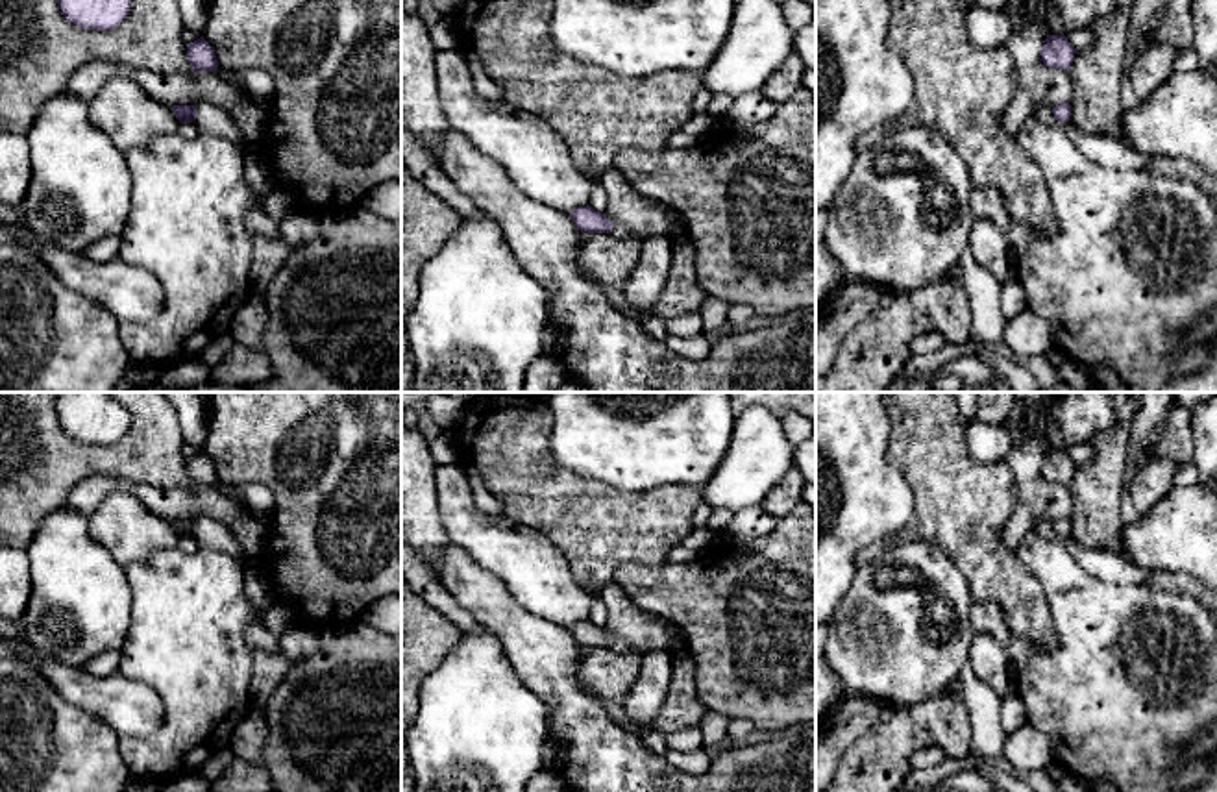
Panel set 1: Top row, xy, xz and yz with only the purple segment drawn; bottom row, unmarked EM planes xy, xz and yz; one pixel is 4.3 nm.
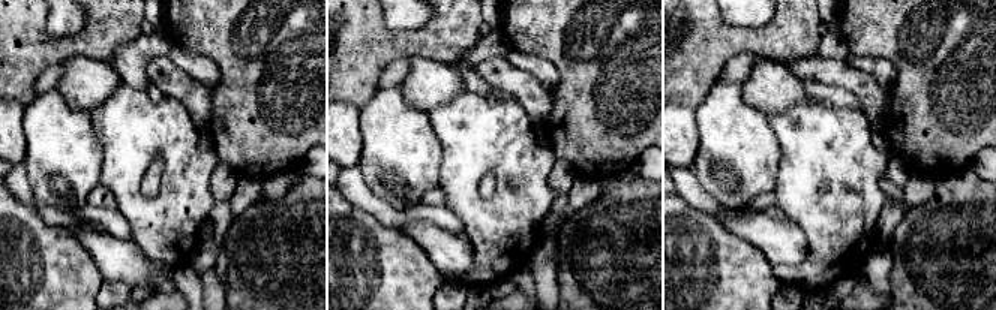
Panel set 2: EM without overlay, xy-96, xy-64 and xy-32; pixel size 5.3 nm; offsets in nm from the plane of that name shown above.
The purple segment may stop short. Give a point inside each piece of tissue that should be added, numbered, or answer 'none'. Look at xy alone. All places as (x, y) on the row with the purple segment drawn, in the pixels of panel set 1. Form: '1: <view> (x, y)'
1: xy (211, 119)

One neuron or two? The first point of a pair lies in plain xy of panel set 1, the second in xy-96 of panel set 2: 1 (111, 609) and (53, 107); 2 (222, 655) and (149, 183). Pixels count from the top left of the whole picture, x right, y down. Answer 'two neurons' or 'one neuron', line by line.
1: one neuron
2: two neurons

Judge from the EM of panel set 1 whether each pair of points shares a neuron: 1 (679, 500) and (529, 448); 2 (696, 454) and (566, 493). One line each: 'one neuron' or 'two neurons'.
1: one neuron
2: two neurons

